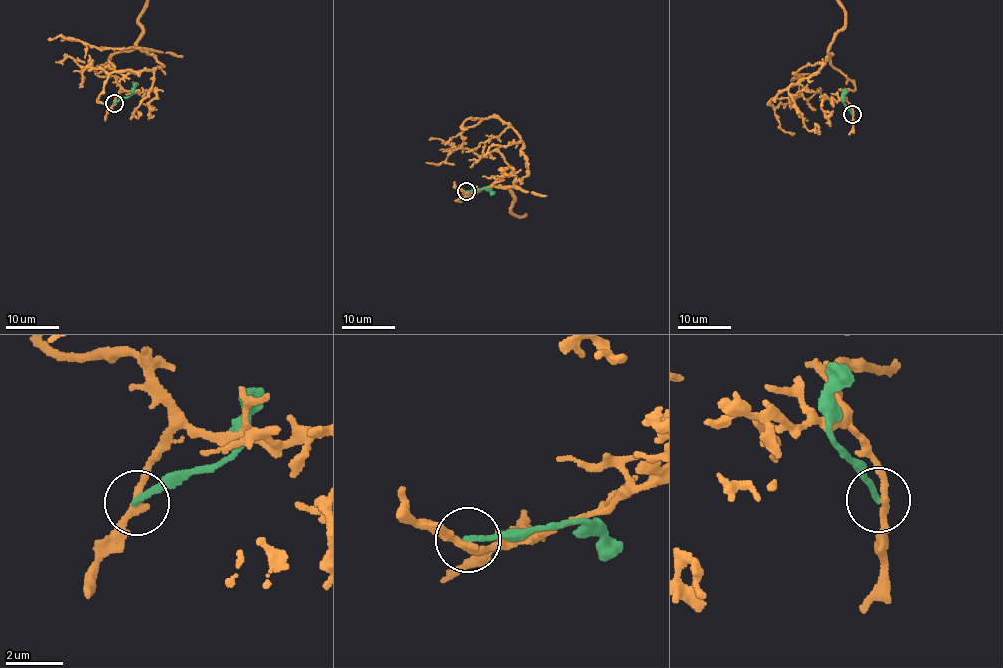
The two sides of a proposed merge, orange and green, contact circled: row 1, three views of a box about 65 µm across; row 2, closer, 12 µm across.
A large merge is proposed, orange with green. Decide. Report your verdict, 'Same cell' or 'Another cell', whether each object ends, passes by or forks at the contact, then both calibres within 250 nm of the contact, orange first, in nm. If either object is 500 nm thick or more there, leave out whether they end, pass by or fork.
Another cell. At the ring orange passes by. At the ring green ends. Thickness 260 nm (orange) against 200 nm

